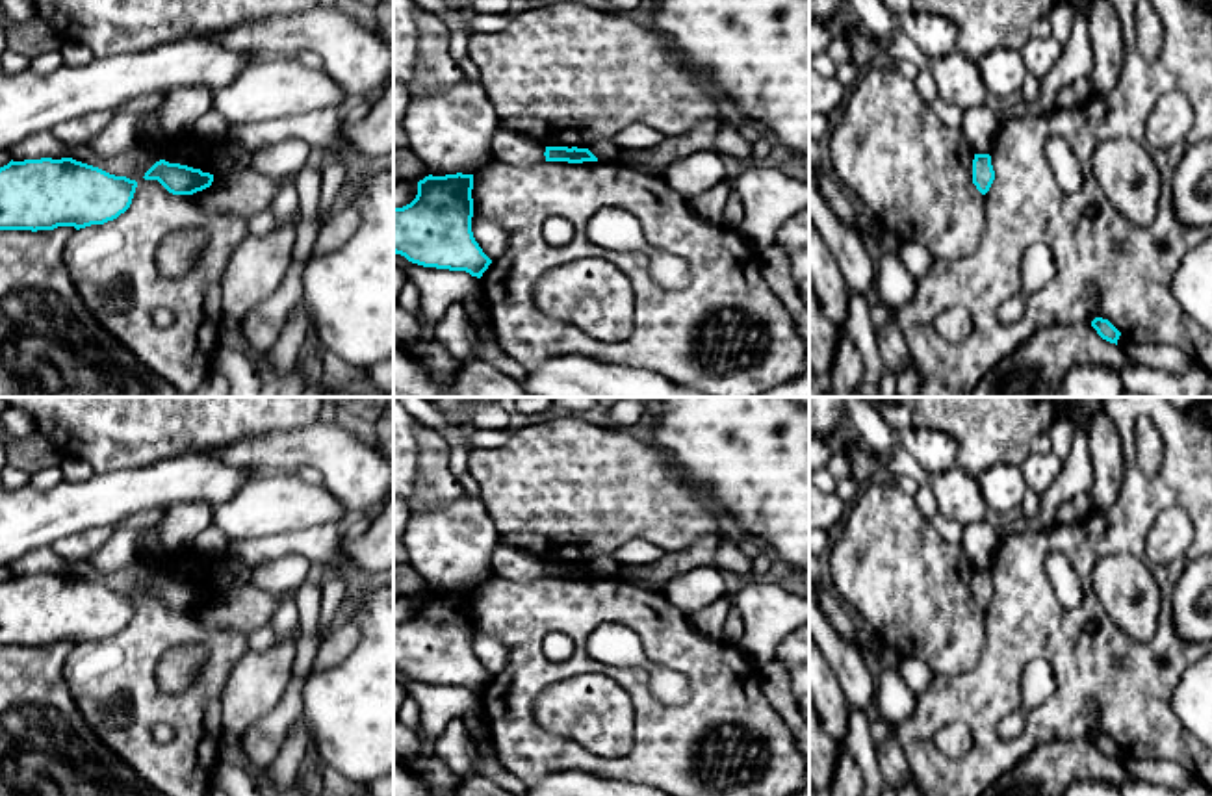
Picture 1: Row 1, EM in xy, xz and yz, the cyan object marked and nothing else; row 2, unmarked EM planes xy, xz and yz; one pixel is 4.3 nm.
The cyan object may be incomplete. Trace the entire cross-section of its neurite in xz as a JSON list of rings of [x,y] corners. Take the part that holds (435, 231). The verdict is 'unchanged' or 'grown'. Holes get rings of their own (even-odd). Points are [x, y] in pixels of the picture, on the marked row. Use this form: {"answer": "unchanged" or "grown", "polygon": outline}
{"answer": "unchanged", "polygon": [[[473,174],[425,176],[416,199],[393,208],[393,252],[408,262],[481,278],[492,260],[471,232]]]}

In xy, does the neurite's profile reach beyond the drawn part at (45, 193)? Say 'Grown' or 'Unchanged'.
Unchanged

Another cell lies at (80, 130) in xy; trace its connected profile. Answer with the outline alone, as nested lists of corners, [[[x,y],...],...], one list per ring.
[[[117,109],[93,111],[82,117],[63,121],[52,132],[67,147],[89,145],[113,119]]]

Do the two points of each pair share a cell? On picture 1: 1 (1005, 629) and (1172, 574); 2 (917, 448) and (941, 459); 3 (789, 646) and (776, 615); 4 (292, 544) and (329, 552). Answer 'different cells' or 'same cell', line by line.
1: same cell
2: same cell
3: different cells
4: same cell

